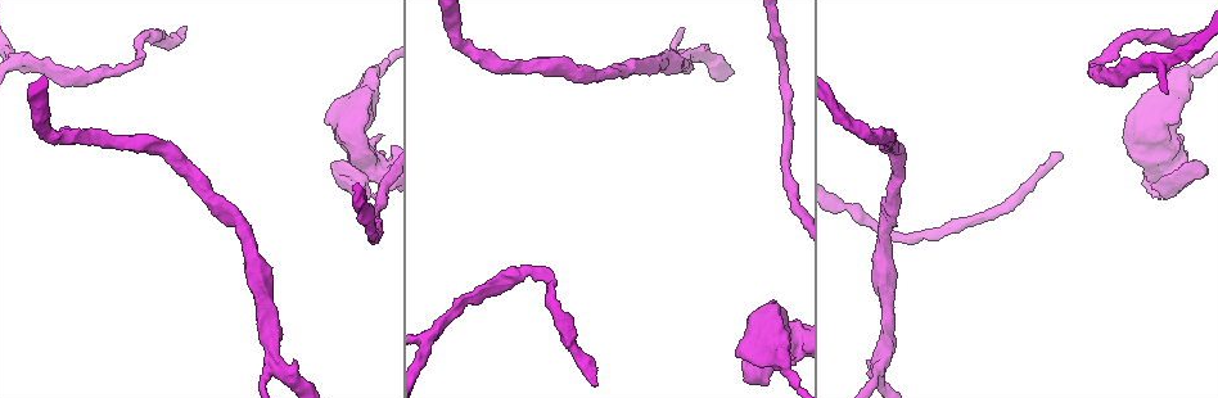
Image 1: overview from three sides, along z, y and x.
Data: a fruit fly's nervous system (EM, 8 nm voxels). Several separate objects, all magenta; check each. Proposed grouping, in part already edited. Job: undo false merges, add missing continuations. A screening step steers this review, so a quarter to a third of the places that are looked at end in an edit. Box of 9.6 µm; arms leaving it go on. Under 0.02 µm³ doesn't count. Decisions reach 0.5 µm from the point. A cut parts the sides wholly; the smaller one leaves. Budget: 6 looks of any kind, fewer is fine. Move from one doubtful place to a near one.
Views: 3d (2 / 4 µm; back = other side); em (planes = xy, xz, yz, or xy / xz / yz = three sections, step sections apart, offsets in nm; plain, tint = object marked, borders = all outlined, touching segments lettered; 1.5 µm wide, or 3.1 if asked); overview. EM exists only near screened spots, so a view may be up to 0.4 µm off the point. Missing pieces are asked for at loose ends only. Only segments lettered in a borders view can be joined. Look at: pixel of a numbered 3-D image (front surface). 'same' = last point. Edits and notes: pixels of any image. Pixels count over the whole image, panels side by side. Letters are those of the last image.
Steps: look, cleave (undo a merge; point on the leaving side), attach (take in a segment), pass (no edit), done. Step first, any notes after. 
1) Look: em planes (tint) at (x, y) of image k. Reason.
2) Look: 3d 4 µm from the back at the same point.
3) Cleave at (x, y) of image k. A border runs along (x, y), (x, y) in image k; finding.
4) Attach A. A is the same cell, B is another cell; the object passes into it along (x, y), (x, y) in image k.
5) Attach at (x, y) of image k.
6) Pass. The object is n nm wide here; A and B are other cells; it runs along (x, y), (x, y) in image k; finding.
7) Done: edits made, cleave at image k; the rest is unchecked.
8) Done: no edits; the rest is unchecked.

Look: em planes (borders) at (1180, 134) of image 1. An open end.

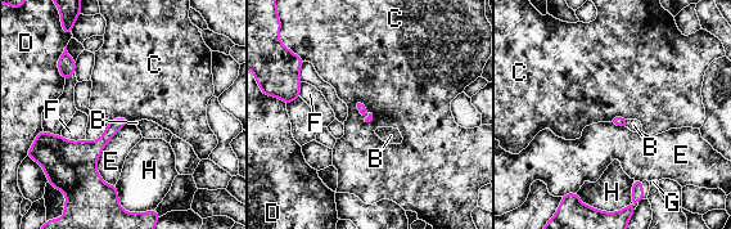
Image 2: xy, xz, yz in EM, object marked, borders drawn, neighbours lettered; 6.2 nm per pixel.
Pass. B, C, D, E, F, G and H are other cells; a border runs along (130, 120), (114, 117), (107, 124) in image 2; none of them fits.

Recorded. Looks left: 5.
Look: em planes (borders) at (595, 383) of image 1. Branch stops here.

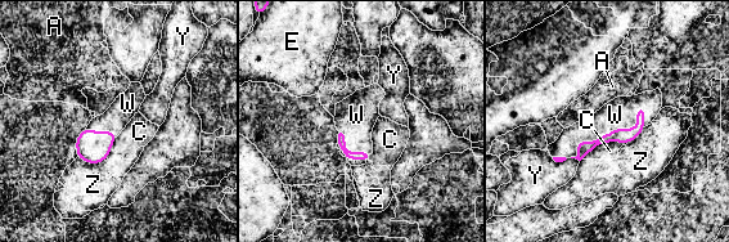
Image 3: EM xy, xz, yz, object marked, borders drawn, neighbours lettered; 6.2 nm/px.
Attach W. W is the same cell, A, C, E, Y and Z are other cells; the object passes into it along (622, 135), (607, 134), (621, 112) in image 3; it goes on there.

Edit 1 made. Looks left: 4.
Look: 3d 4 µm at (555, 307) of image 1.

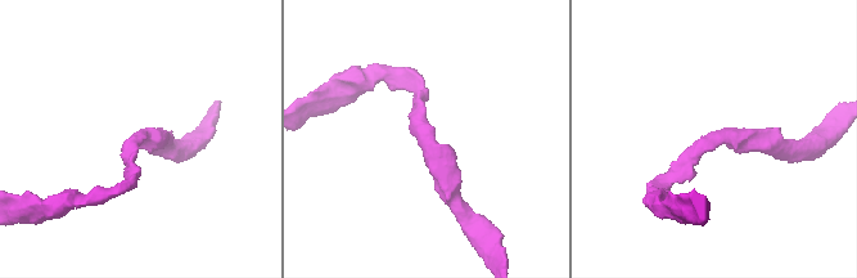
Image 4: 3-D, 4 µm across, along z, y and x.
Look: em planes (borders) at (714, 134) of image 4.

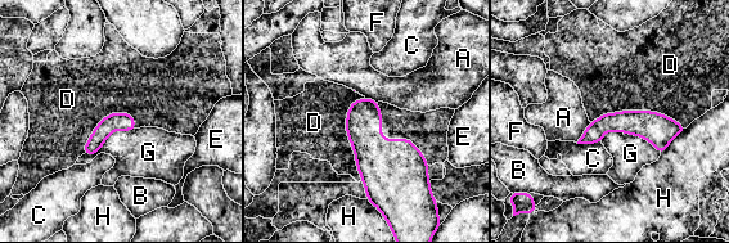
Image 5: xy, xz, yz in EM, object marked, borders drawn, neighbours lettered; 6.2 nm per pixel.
Pass. A, B, C, D, E, F, G and H are other cells; a border runs along (364, 97), (346, 134), (367, 198) in image 5; all the same cell.

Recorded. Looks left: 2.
Done: edits made, attach at image 3; the rest is unchecked.

